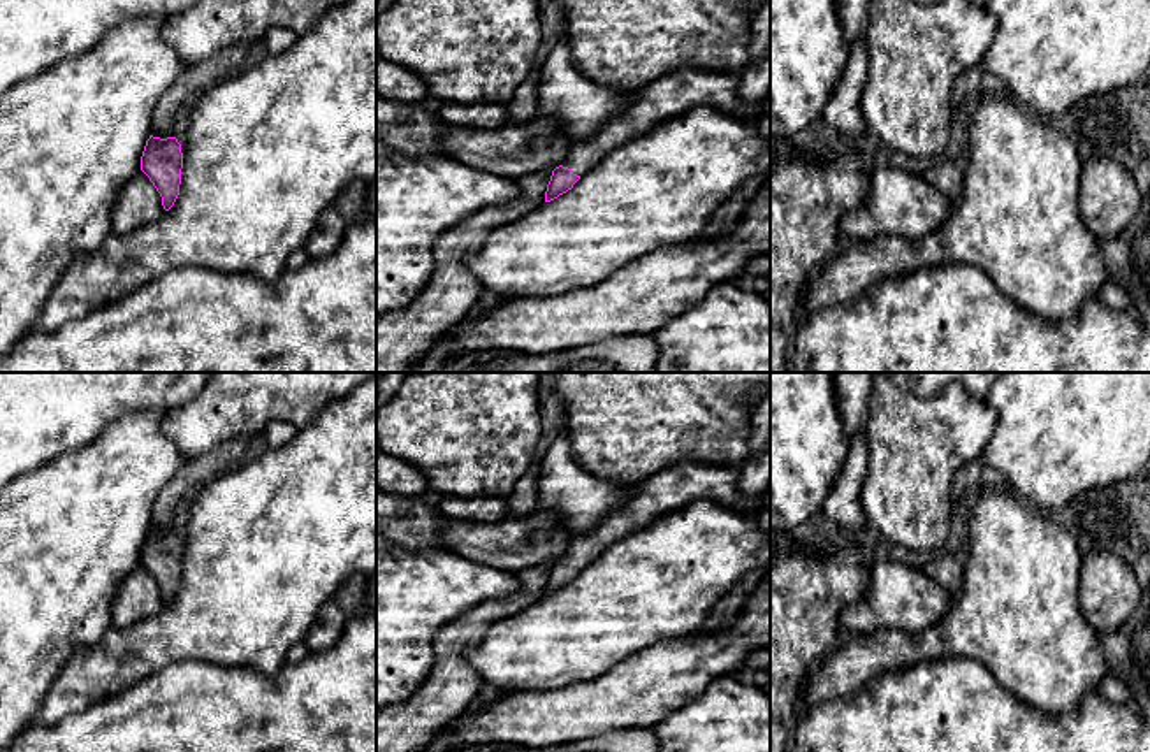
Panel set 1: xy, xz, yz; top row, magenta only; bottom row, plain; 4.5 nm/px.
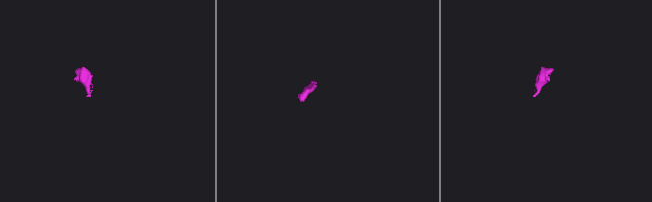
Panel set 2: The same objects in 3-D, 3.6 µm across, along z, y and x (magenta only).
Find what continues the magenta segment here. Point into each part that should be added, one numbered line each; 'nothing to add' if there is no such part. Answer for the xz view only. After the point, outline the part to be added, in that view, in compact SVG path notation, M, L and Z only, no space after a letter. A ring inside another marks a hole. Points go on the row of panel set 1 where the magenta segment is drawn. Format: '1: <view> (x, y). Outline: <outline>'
1: xz (679, 92). Outline: M682 69L637 90L633 102L596 135L570 148L561 165L584 176L615 148L644 135L663 119L696 107L712 107L740 119L756 119L763 111L763 104L746 104L739 97L737 74Z

